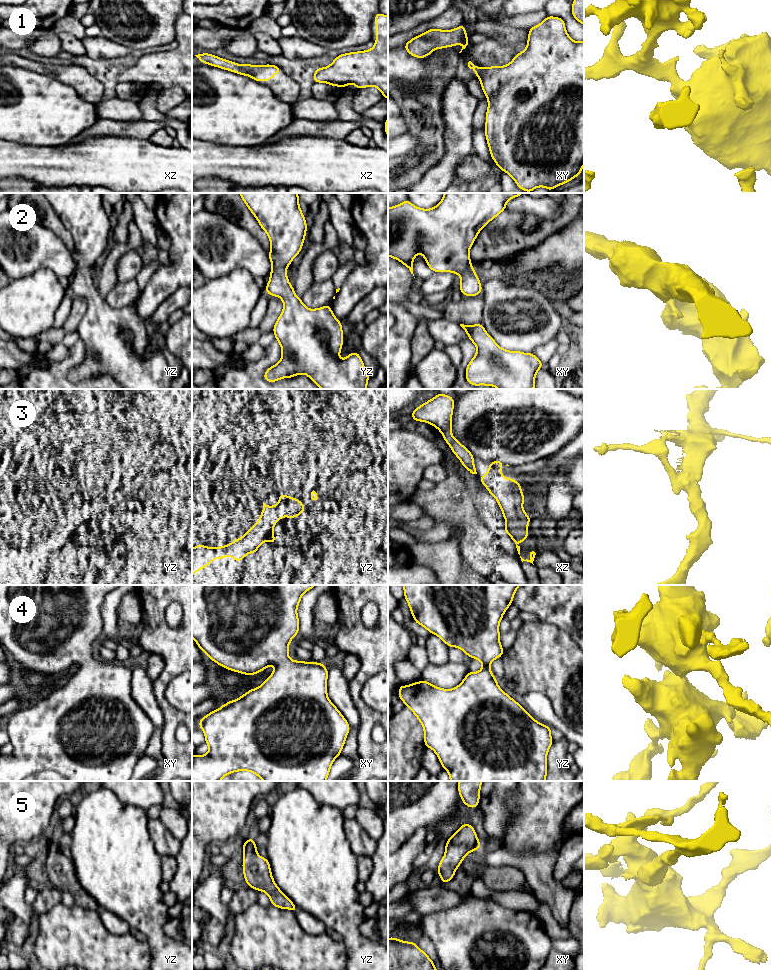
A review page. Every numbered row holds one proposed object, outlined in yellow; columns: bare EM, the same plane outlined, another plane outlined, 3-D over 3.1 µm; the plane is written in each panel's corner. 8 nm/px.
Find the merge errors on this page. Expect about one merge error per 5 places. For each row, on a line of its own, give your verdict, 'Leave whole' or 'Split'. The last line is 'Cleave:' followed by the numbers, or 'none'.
1: Leave whole
2: Leave whole
3: Leave whole
4: Leave whole
5: Leave whole
Cleave: none

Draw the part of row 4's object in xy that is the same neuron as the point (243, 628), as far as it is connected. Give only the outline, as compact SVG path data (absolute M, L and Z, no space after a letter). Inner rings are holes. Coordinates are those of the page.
M192 585L192 637L199 649L218 665L245 675L255 675L268 666L275 666L273 673L257 688L251 689L236 700L223 704L219 709L205 715L198 725L203 730L209 747L207 754L192 756L192 781L221 781L233 772L249 771L263 781L326 781L333 761L341 754L350 731L347 720L327 695L328 669L323 663L294 661L288 655L290 641L299 633L297 608L302 595L316 585Z

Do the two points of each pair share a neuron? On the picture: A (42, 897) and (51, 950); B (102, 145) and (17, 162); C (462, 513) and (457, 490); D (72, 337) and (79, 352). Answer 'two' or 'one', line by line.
A: two
B: one
C: one
D: two

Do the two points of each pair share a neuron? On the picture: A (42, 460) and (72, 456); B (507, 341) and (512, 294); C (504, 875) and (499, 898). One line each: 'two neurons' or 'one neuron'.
A: two neurons
B: one neuron
C: two neurons

